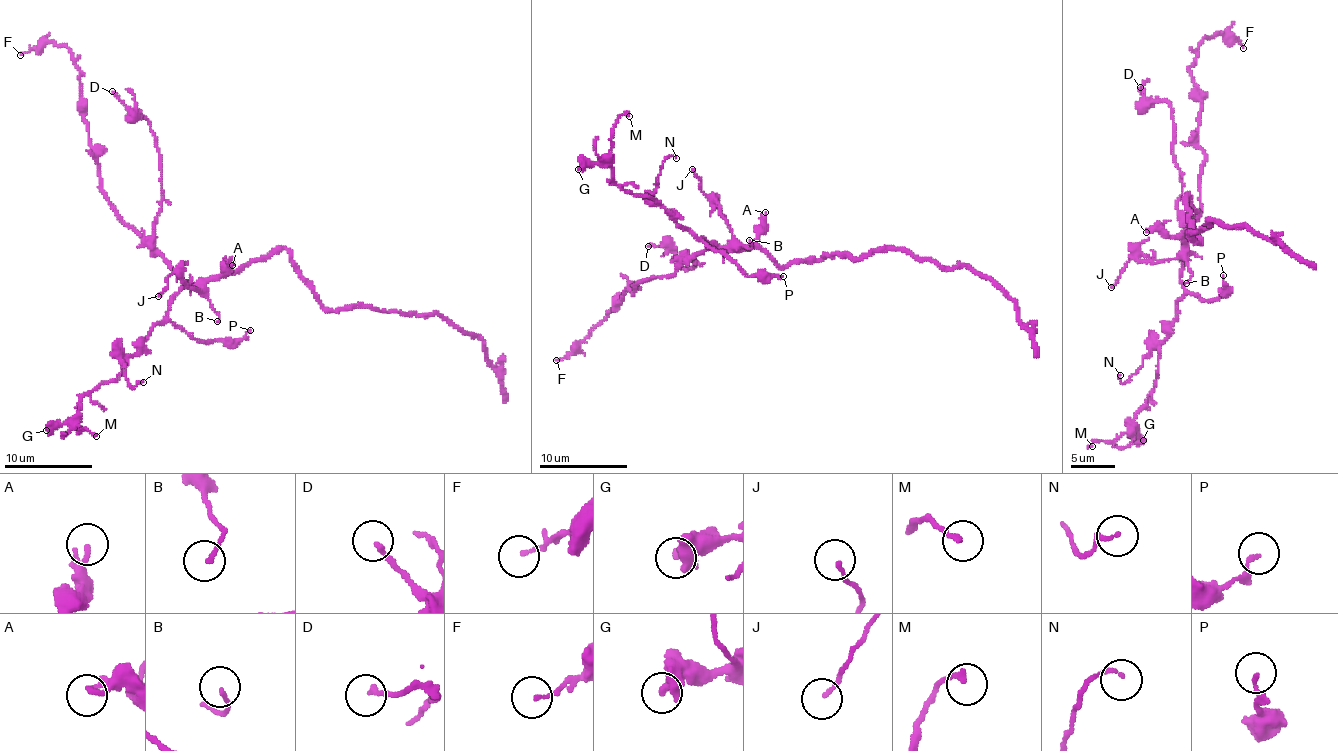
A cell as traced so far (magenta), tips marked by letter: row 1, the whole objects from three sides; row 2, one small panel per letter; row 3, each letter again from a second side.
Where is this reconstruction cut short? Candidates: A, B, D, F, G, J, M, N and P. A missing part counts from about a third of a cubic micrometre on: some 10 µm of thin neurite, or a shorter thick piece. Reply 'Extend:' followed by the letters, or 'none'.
Extend: none

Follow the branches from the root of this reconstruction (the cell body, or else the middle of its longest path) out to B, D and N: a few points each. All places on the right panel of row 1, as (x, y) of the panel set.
B: (1188, 230), (1183, 235), (1188, 271), (1192, 274), (1186, 283)
D: (1188, 230), (1186, 250), (1171, 106), (1164, 101), (1147, 103), (1140, 87)
N: (1188, 230), (1178, 318), (1149, 350), (1142, 366), (1122, 383), (1120, 375)

